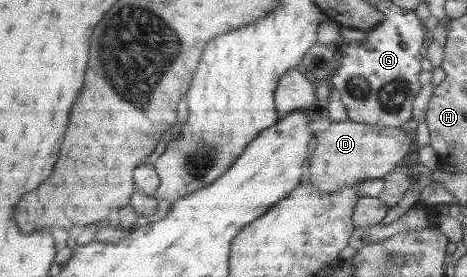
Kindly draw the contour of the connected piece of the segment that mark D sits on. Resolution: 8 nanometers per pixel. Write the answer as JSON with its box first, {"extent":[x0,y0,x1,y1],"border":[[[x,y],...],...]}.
{"extent":[307,119,413,193],"border":[[[351,119],[332,122],[327,130],[317,131],[318,144],[308,161],[307,174],[312,184],[324,193],[334,193],[346,185],[359,185],[366,179],[387,177],[395,167],[406,162],[413,149],[407,127],[367,125]]]}

